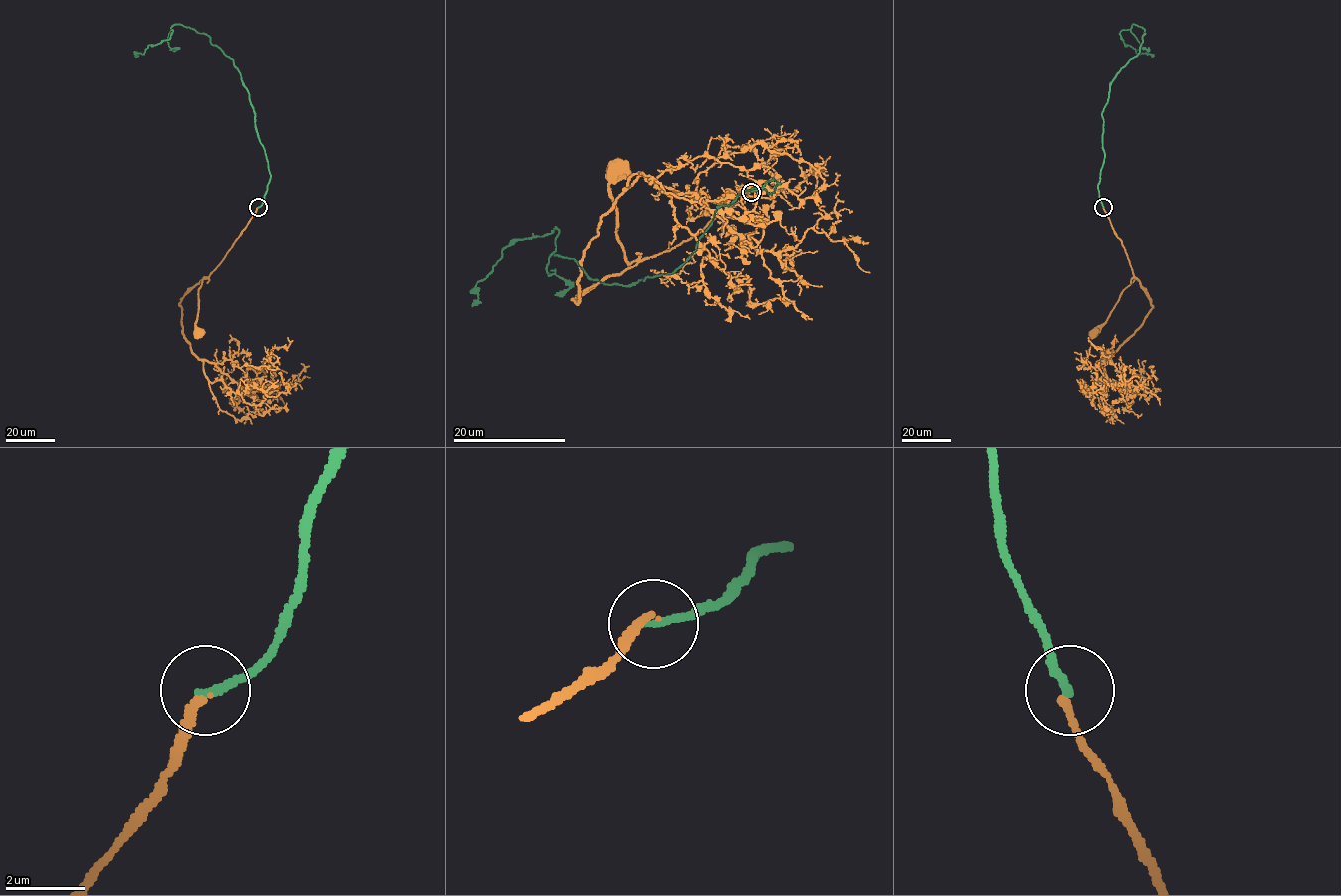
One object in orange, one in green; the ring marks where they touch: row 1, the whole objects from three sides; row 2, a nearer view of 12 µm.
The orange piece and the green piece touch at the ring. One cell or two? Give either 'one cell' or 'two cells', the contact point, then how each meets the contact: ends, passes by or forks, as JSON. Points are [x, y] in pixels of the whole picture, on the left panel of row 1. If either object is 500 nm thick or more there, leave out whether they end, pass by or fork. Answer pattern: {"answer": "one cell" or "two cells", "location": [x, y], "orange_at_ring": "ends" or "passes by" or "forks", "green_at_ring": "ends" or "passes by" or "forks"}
{"answer": "two cells", "location": [258, 207], "orange_at_ring": "ends", "green_at_ring": "ends"}

